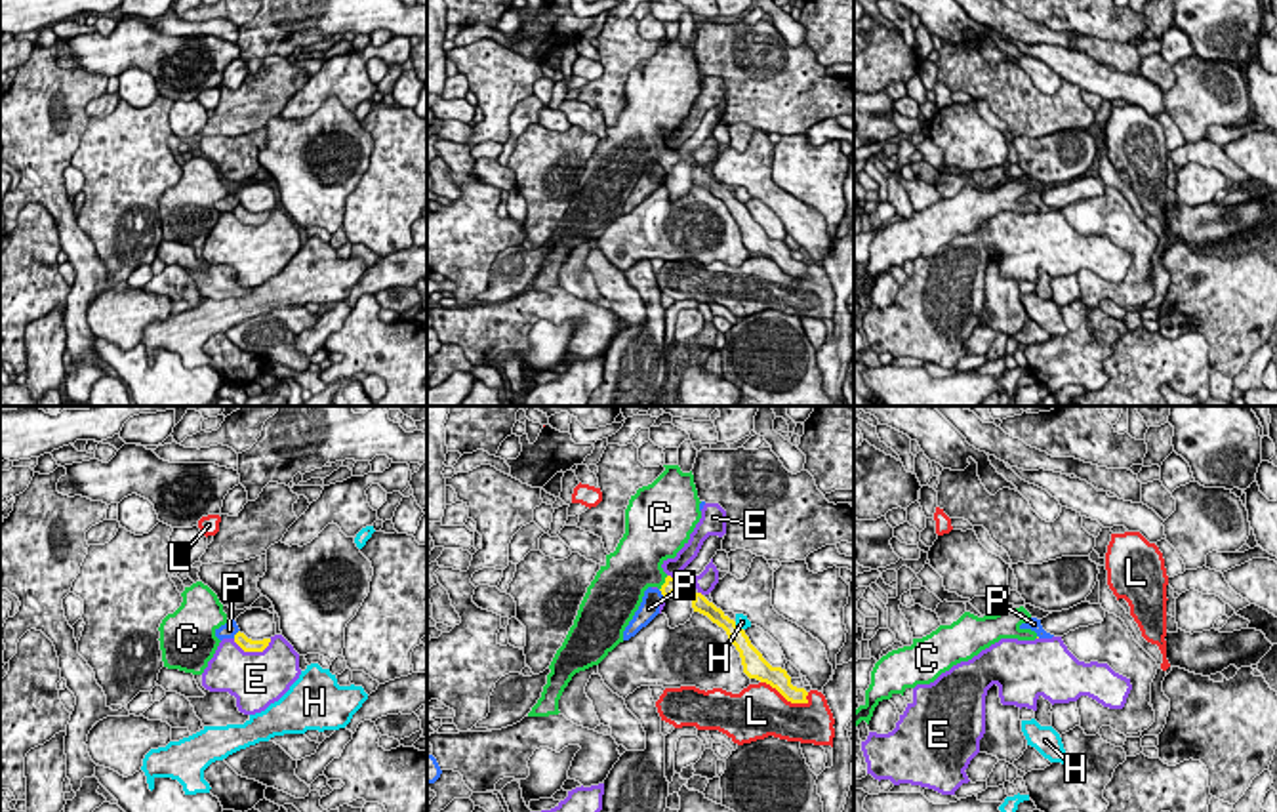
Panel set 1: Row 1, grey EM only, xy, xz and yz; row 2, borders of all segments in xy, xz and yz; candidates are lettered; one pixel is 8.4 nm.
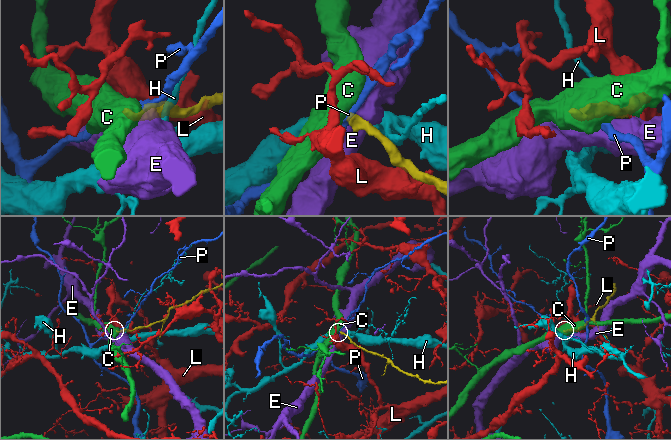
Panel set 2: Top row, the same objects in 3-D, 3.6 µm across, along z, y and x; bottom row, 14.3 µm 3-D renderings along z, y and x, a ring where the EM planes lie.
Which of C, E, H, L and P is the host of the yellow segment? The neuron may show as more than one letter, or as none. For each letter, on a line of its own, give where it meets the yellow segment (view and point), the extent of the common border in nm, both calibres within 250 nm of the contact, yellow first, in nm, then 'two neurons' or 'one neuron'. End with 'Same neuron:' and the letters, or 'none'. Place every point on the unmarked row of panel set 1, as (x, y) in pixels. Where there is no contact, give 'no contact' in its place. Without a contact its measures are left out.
C: xz (664, 157) | 140 nm | 130/360 nm | one neuron
E: xy (252, 223) | 340 nm | 120/480 nm | two neurons
H: xz (736, 199) | 110 nm | 160/120 nm | two neurons
L: xz (786, 271) | 460 nm | 180/440 nm | two neurons
P: xz (662, 166) | 120 nm | 130/170 nm | two neurons
Same neuron: C

